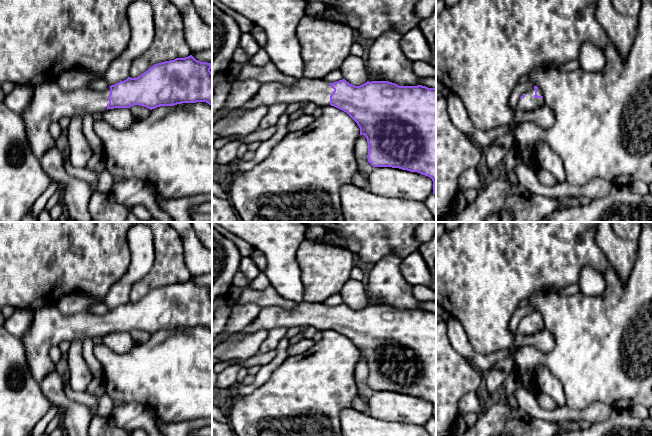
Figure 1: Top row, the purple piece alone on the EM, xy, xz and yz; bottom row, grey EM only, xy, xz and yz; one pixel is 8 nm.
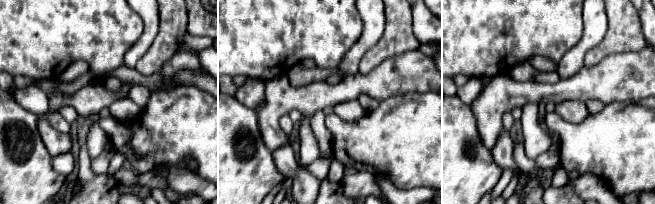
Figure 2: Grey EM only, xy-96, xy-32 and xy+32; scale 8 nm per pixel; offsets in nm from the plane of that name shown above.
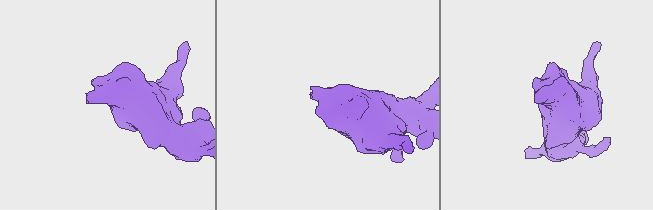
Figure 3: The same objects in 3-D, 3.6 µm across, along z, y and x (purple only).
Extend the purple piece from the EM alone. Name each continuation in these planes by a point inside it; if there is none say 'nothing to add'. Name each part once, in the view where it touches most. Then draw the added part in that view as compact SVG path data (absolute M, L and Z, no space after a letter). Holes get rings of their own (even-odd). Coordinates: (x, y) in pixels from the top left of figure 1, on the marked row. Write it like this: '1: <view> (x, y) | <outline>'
1: yz (528, 103) | M532 87L530 90L525 92L524 98L519 99L516 109L520 111L531 111L545 104L544 98L535 98L534 95L535 89Z

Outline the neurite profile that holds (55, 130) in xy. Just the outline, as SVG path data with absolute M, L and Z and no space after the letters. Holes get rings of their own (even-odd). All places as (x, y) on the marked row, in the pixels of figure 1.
M52 122L49 126L49 132L54 140L58 139L62 133L62 128L58 122Z

